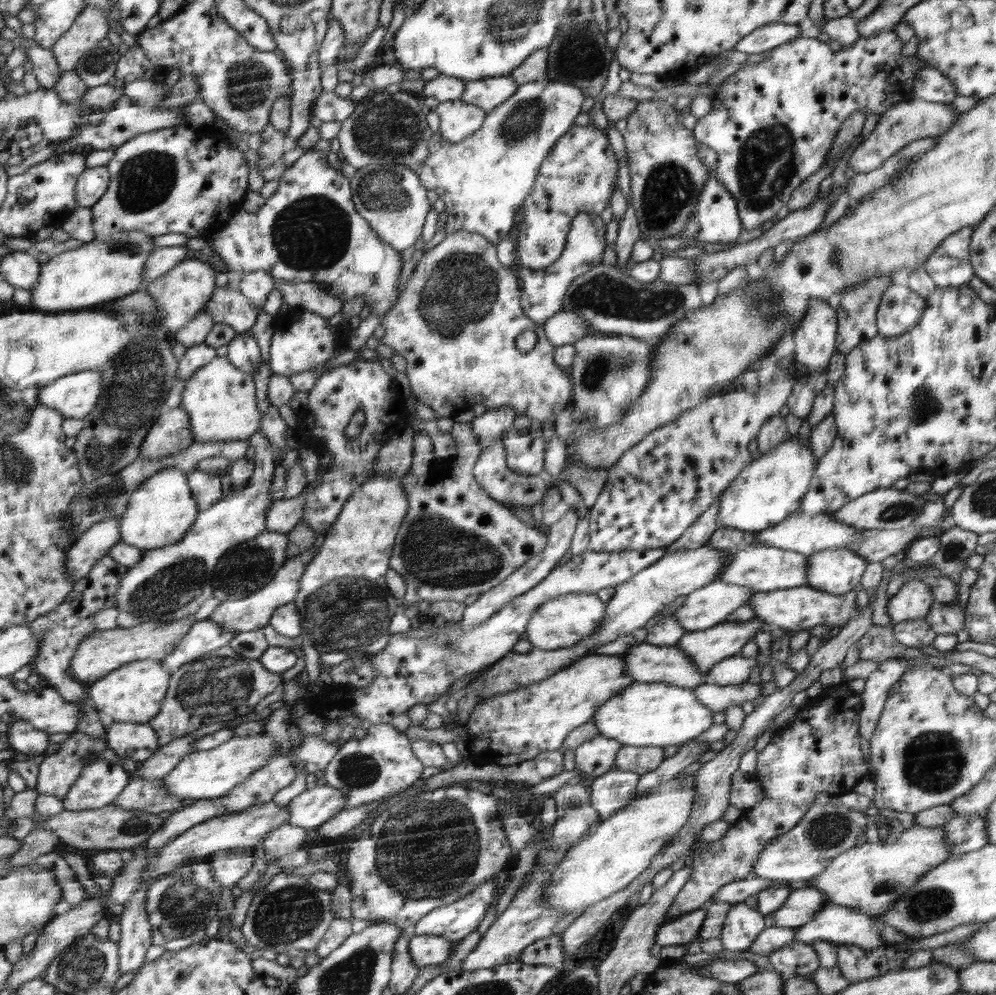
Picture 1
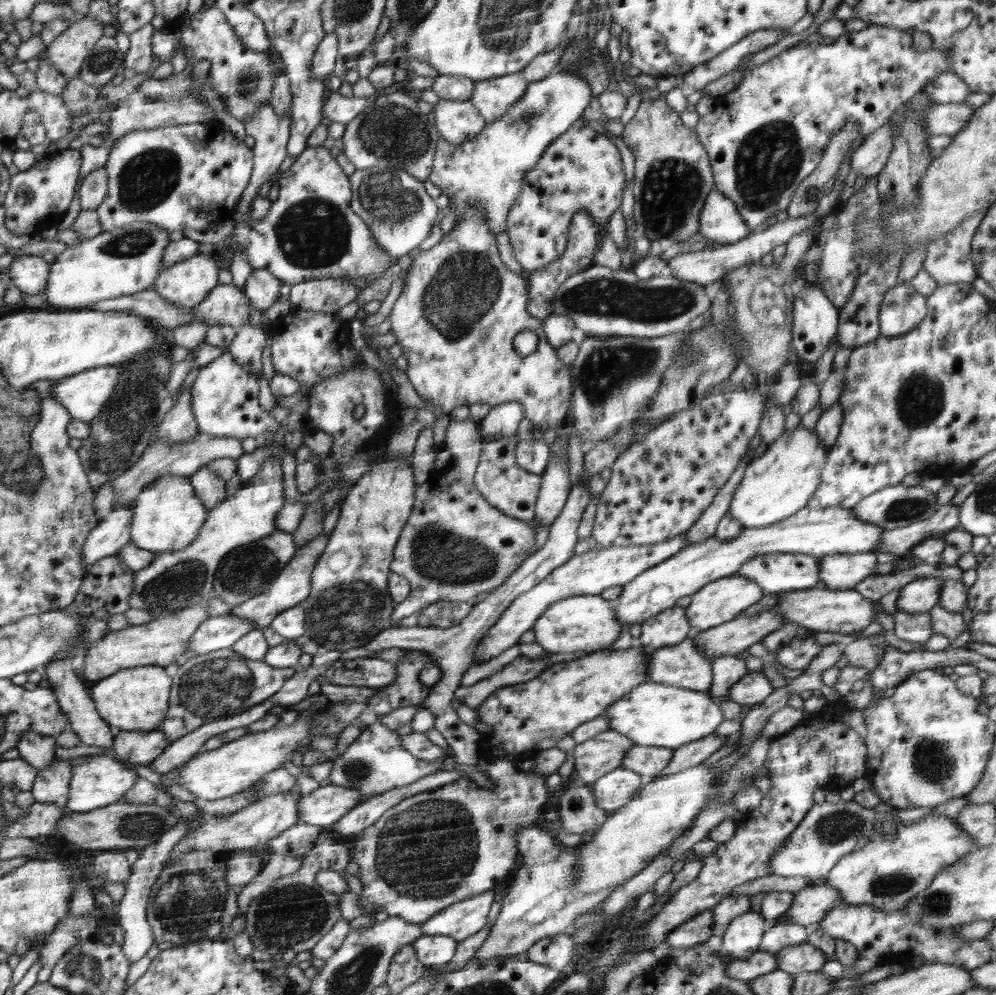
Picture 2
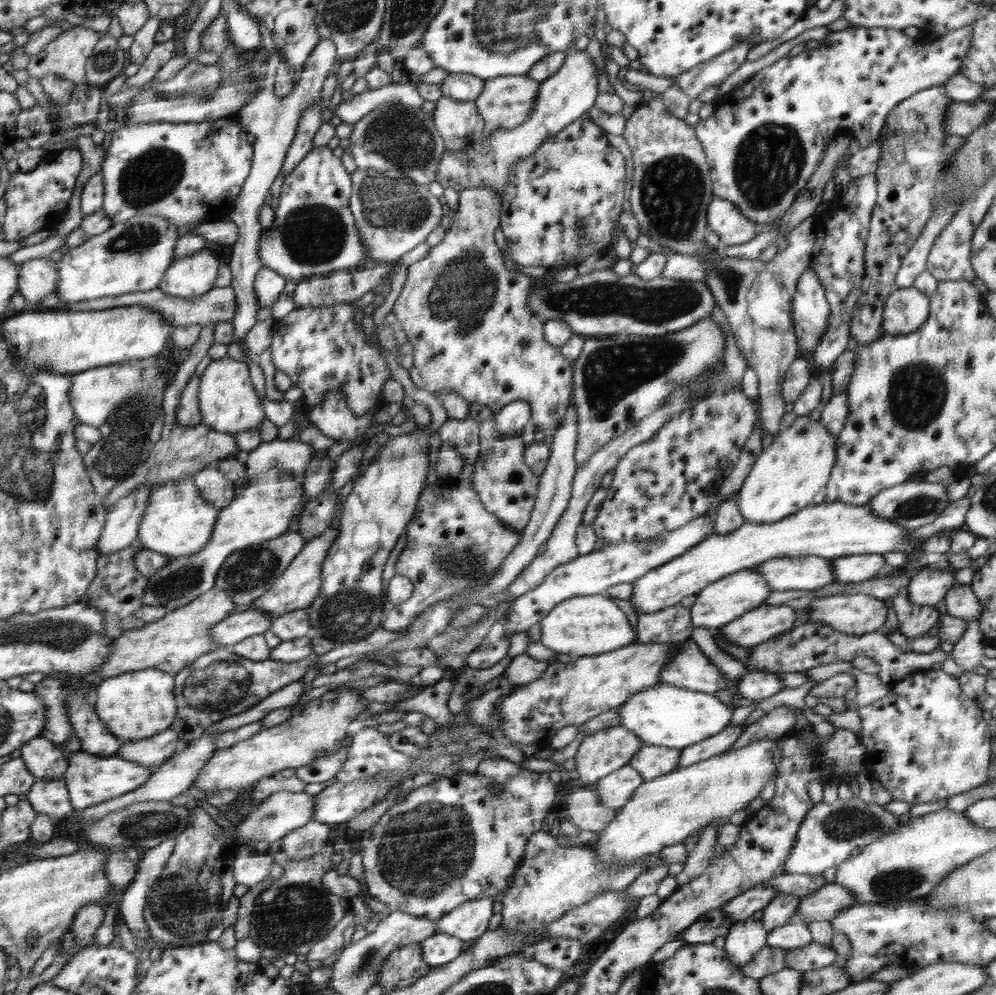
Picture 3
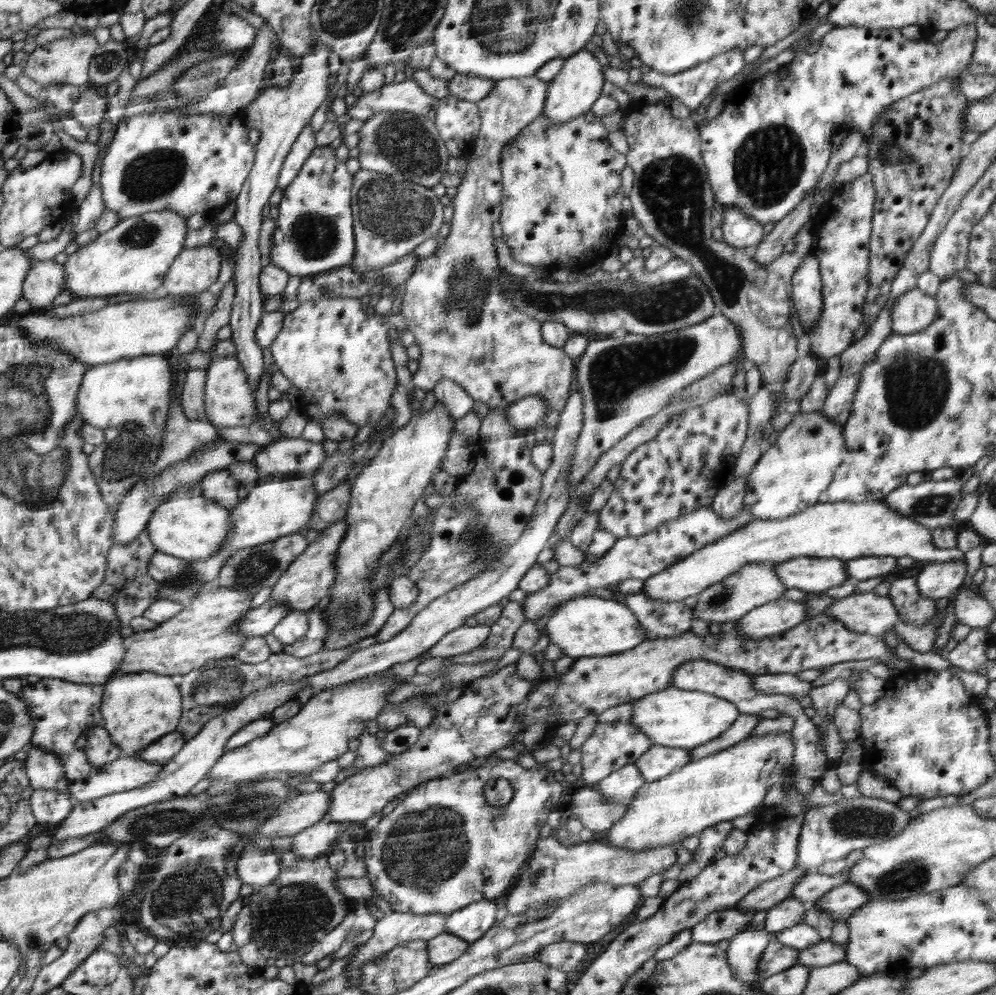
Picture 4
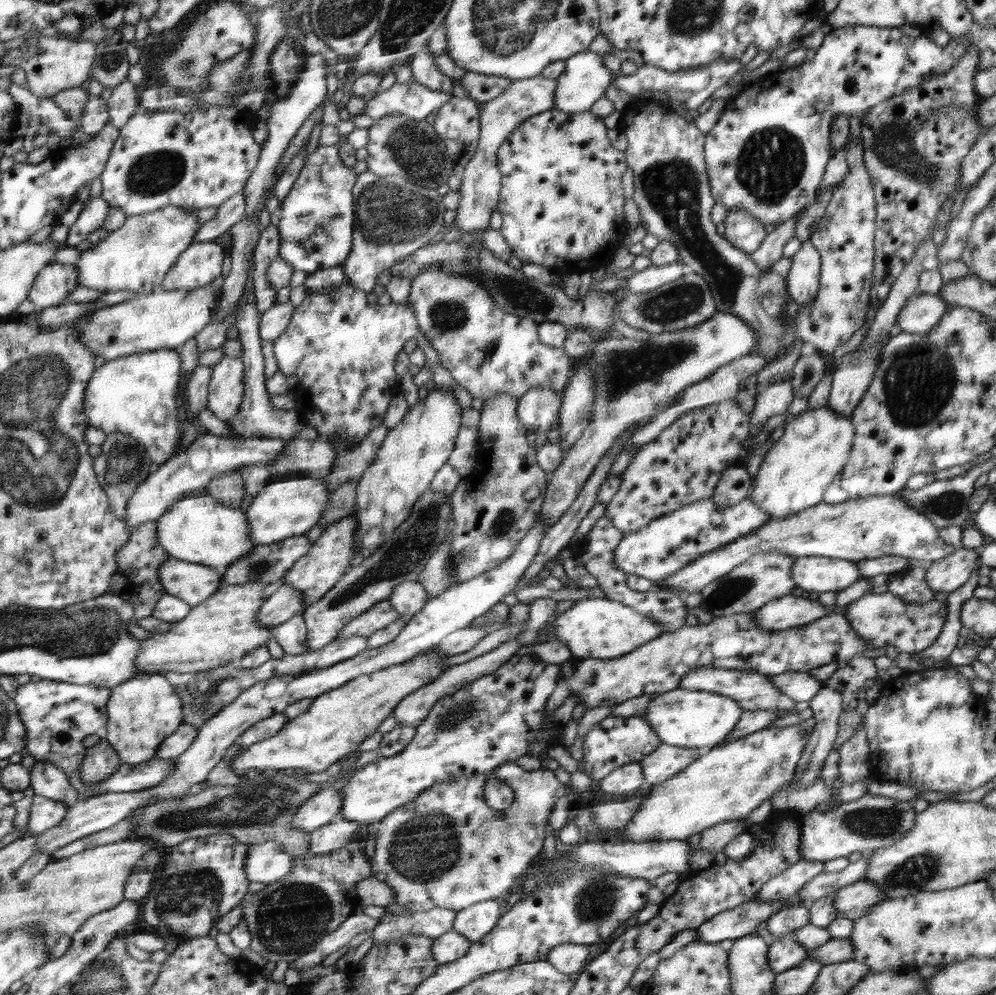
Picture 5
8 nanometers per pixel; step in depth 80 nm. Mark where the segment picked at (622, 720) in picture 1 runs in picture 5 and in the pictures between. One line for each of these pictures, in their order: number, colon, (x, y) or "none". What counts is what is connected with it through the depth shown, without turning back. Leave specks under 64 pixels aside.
2: (654, 714)
3: (664, 715)
4: (676, 718)
5: (685, 718)

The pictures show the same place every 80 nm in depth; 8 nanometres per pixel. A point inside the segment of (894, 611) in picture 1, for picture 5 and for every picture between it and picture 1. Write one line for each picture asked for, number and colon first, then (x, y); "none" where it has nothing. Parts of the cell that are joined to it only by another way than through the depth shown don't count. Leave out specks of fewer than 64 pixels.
2: (920, 595)
3: (929, 586)
4: (936, 580)
5: (948, 574)

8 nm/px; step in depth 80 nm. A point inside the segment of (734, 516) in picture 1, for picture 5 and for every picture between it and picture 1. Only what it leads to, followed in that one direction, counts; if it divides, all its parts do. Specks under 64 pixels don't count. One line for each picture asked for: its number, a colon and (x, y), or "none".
2: (777, 485)
3: (787, 476)
4: (789, 477)
5: (816, 445)

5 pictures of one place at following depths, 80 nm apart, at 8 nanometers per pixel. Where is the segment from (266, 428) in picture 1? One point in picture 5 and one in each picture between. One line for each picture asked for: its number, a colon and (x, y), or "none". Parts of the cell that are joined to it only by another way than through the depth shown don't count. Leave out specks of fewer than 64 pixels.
2: (224, 397)
3: (228, 402)
4: (229, 401)
5: (227, 388)

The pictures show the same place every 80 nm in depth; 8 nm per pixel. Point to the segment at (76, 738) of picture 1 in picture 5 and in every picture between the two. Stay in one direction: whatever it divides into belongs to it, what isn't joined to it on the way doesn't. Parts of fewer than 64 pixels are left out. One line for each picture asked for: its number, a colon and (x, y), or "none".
2: (51, 785)
3: (51, 797)
4: (49, 807)
5: (46, 813)

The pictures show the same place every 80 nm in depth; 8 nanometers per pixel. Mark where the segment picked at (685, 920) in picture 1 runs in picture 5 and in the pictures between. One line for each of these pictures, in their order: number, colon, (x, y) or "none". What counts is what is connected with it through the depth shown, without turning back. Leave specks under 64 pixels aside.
2: (698, 930)
3: (714, 924)
4: (725, 924)
5: (736, 923)

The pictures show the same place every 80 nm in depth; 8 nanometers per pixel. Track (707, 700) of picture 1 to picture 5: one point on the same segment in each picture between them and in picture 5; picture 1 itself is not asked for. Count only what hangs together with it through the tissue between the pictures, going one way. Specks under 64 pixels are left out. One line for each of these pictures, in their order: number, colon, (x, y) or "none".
2: (754, 688)
3: (756, 686)
4: (788, 684)
5: (800, 686)

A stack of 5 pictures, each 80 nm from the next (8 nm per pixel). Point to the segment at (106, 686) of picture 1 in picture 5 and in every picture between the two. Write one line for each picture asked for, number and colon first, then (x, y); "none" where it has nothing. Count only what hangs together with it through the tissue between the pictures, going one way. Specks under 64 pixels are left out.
2: (133, 699)
3: (138, 704)
4: (139, 708)
5: (143, 711)

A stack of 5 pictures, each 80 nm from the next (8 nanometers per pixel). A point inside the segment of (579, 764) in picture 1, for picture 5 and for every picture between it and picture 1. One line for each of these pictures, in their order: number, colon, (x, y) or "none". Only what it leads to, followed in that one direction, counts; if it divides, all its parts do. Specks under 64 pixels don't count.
2: (594, 758)
3: (599, 754)
4: (612, 745)
5: (616, 741)

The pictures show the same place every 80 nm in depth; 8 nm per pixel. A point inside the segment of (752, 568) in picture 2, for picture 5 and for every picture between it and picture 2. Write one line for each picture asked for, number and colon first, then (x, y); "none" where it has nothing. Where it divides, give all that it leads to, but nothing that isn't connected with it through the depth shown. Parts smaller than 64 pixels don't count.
3: (810, 572)
4: (812, 574)
5: (811, 574)

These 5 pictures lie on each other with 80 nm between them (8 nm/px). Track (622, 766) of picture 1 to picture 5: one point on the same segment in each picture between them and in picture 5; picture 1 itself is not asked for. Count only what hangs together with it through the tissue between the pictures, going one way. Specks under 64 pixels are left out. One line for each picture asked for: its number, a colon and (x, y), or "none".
2: (648, 760)
3: (651, 761)
4: (658, 761)
5: (664, 762)

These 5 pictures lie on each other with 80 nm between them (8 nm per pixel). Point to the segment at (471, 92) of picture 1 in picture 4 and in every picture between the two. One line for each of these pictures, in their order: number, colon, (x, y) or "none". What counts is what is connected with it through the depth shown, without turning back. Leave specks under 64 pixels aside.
2: (492, 98)
3: (505, 102)
4: (468, 331)

